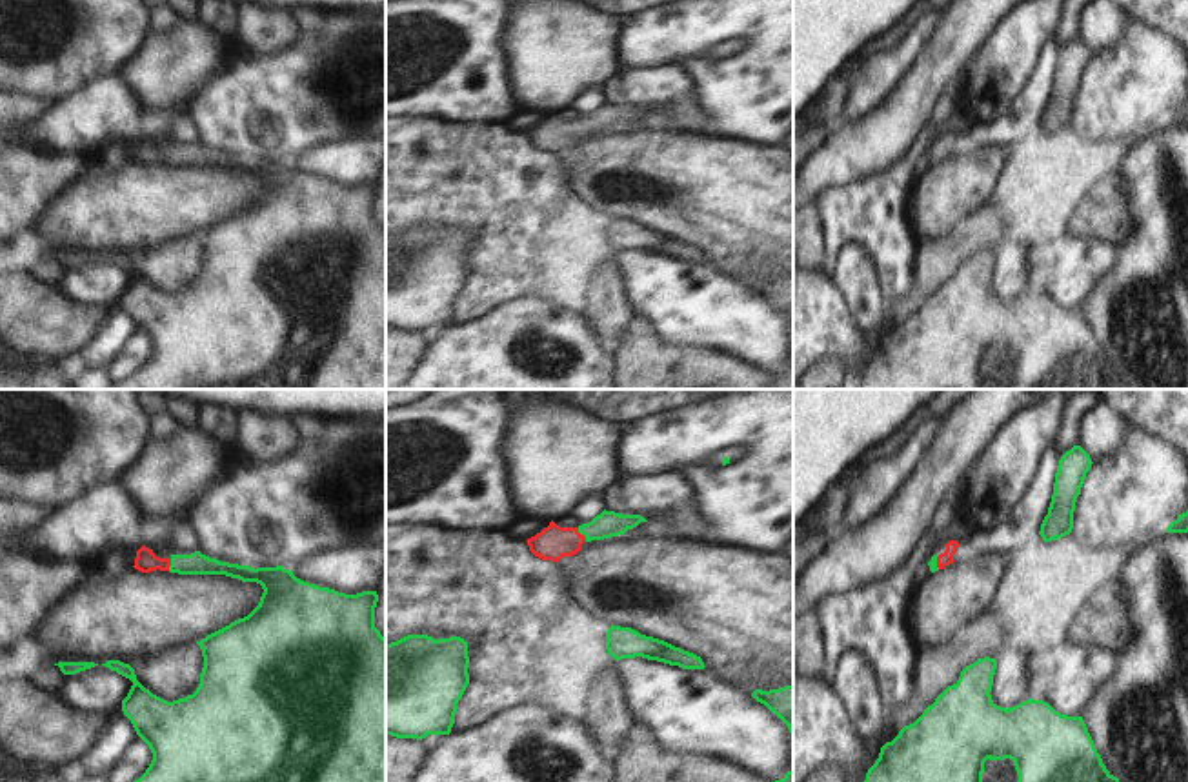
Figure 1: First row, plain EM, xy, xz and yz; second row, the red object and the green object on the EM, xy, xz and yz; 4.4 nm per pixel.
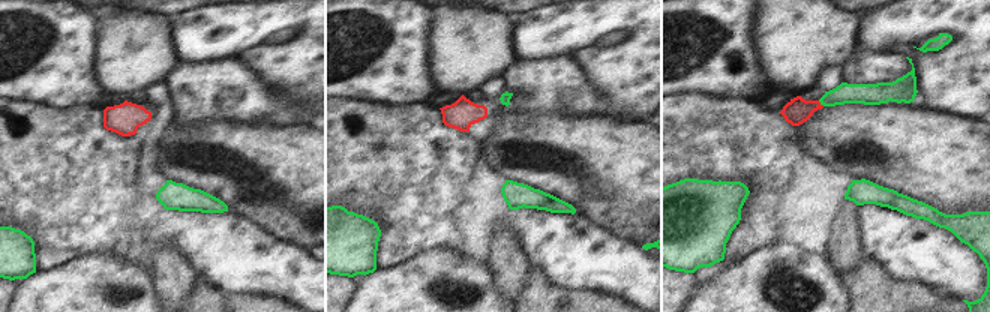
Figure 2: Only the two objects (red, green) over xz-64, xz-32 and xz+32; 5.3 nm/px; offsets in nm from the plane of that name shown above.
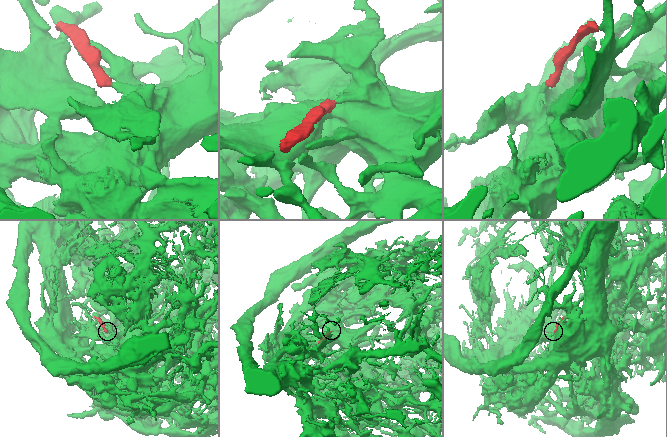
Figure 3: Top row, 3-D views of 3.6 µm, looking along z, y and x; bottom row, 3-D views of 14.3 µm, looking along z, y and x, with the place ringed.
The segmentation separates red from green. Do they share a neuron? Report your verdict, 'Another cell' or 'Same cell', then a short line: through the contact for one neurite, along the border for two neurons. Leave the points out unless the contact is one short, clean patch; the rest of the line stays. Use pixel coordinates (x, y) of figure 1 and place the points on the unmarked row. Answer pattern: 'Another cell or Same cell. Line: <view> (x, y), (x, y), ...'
Same cell. Line: xz (553, 135), (566, 135), (583, 128), (608, 117)

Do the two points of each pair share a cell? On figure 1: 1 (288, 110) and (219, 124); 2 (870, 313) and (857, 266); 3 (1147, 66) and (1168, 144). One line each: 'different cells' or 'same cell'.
1: same cell
2: same cell
3: different cells

